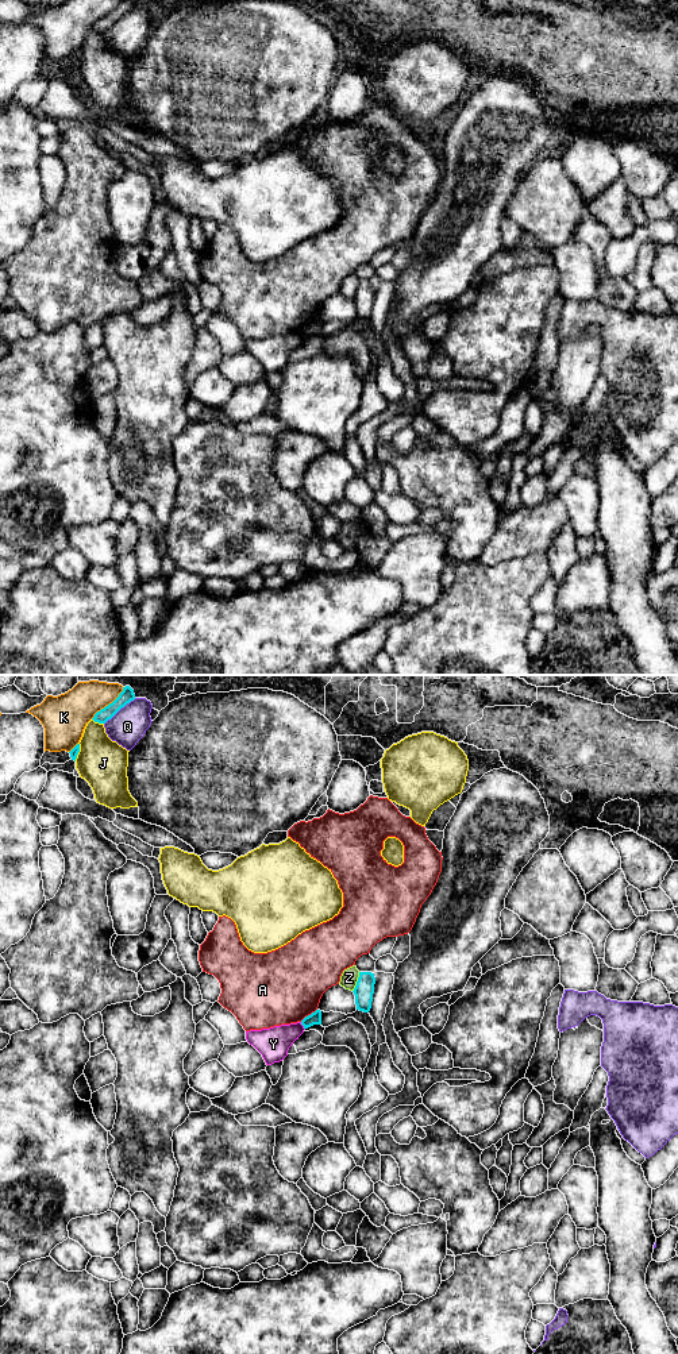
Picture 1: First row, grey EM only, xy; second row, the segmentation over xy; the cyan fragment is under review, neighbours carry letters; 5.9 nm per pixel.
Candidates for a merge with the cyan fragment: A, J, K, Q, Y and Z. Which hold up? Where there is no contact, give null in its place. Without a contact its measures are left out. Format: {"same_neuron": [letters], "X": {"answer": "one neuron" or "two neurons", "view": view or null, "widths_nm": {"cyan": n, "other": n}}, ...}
{"same_neuron": [], "A": {"answer": "two neurons", "view": "xy", "widths_nm": {"cyan": 80, "other": 440}}, "J": {"answer": "two neurons", "view": "xy", "widths_nm": {"cyan": 80, "other": 280}}, "K": {"answer": "two neurons", "view": "xy", "widths_nm": {"cyan": 80, "other": 260}}, "Q": {"answer": "two neurons", "view": "xy", "widths_nm": {"cyan": 80, "other": 220}}, "Y": {"answer": "two neurons", "view": "xy", "widths_nm": {"cyan": 80, "other": 190}}, "Z": {"answer": "two neurons", "view": "xy", "widths_nm": {"cyan": 120, "other": 100}}}

